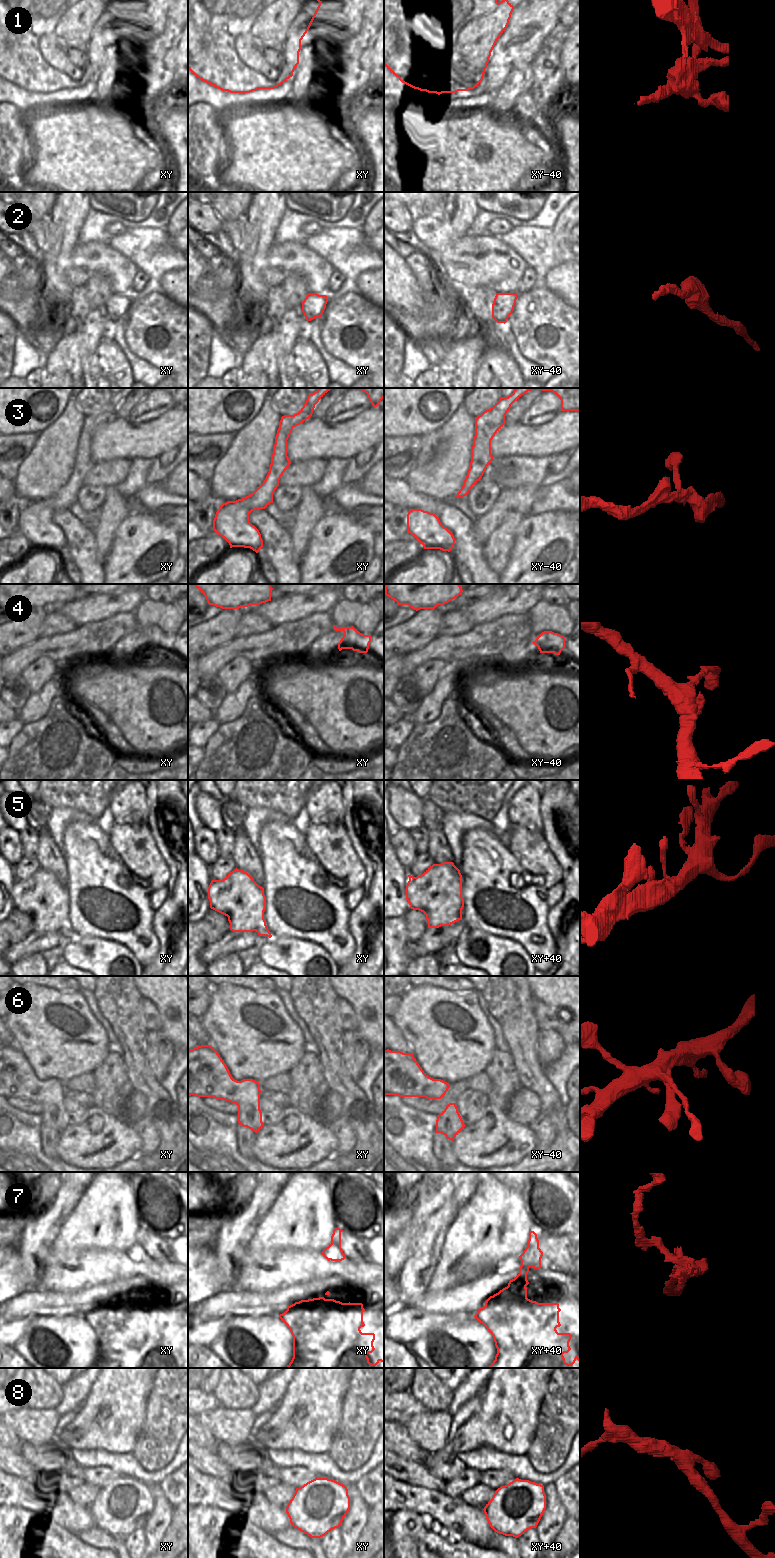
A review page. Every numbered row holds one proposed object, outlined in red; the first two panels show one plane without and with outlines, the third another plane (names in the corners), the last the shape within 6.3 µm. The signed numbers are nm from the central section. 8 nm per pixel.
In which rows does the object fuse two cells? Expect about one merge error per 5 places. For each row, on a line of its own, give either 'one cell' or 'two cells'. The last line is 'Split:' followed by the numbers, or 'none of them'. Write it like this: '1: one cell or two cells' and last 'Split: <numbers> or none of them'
1: two cells
2: one cell
3: one cell
4: one cell
5: one cell
6: one cell
7: two cells
8: one cell
Split: 1, 7

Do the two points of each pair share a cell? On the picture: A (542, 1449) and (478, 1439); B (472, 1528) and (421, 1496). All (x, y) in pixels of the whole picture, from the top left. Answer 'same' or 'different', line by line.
A: different
B: same

